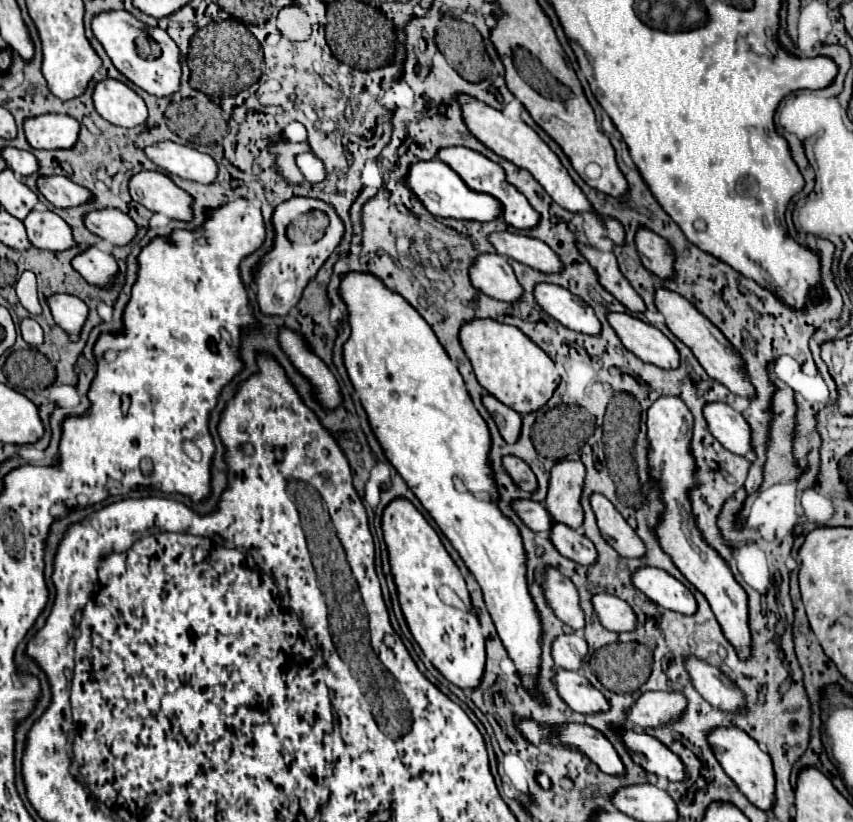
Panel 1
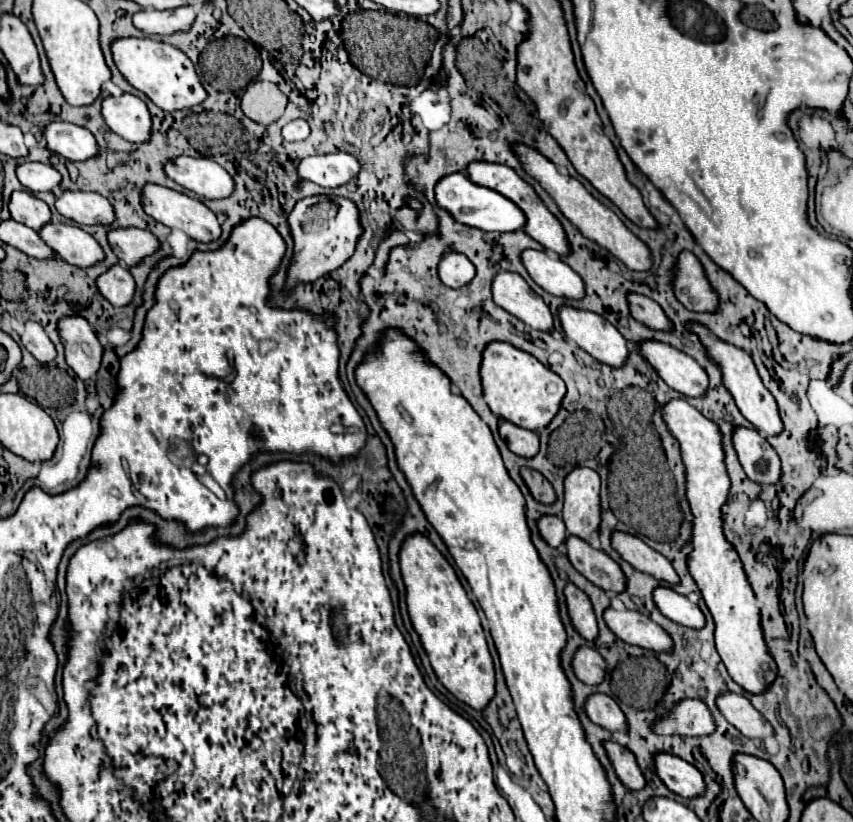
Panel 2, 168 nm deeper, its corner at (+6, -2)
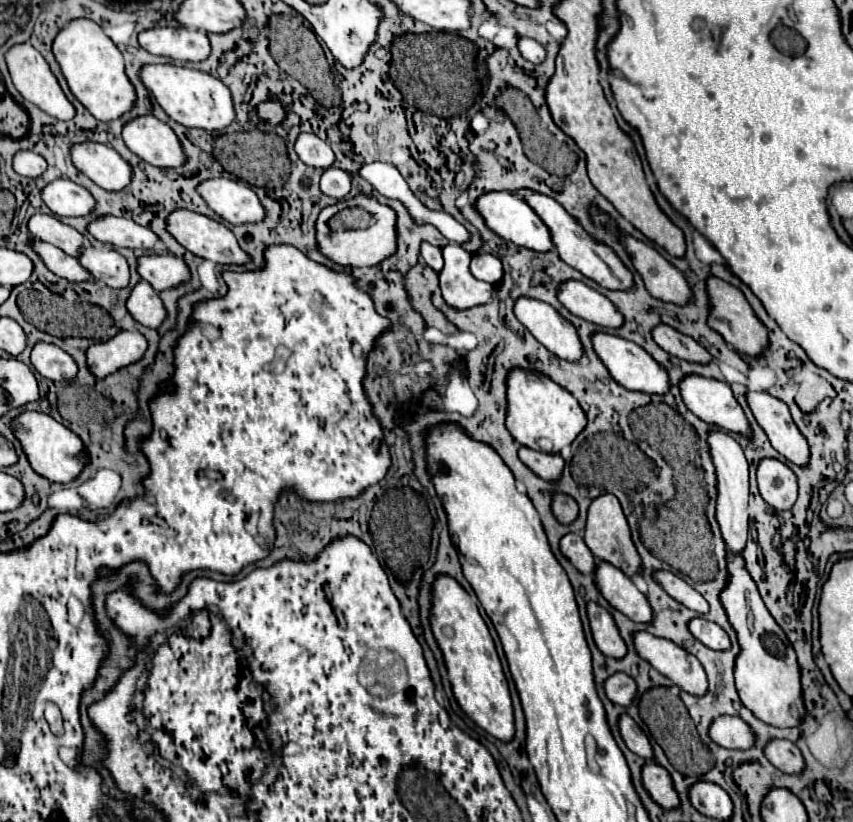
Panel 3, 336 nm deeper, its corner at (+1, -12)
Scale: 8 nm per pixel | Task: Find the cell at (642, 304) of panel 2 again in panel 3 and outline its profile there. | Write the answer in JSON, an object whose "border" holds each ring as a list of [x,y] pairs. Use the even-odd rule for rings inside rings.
{"border":[[[655,325],[653,327],[653,341],[665,349],[667,353],[685,359],[685,361],[693,361],[693,363],[709,363],[711,355],[697,343],[693,341],[689,335],[683,335],[681,331],[669,327],[669,325]]]}

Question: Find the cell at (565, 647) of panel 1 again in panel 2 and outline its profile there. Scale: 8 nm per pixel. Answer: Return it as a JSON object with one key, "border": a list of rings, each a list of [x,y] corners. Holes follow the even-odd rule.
{"border":[[[582,647],[576,651],[574,661],[572,661],[574,673],[580,681],[584,681],[586,685],[600,685],[604,681],[604,677],[608,675],[608,665],[604,661],[604,657],[590,647]]]}

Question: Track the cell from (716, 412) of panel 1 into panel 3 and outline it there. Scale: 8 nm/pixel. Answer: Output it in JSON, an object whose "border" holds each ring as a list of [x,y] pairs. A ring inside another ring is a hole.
{"border":[[[765,457],[759,461],[757,485],[761,497],[775,509],[789,509],[797,499],[795,473],[775,457]]]}

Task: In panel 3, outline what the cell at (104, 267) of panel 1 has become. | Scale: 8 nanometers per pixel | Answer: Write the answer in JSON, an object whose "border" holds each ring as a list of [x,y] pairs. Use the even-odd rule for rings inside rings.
{"border":[[[143,279],[131,289],[127,297],[127,309],[133,315],[133,319],[145,327],[159,327],[165,319],[161,299],[157,297],[155,289]]]}

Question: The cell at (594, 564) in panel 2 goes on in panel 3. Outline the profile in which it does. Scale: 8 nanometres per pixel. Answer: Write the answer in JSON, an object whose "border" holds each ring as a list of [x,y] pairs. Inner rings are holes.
{"border":[[[595,561],[595,585],[611,607],[627,615],[631,621],[649,623],[651,607],[647,597],[631,583],[631,579],[607,561]]]}

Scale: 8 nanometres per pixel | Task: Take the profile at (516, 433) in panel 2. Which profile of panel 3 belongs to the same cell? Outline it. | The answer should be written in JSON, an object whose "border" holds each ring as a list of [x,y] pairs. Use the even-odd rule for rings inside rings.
{"border":[[[519,447],[519,459],[545,481],[557,481],[565,465],[565,461],[559,455],[533,451],[529,447]]]}

